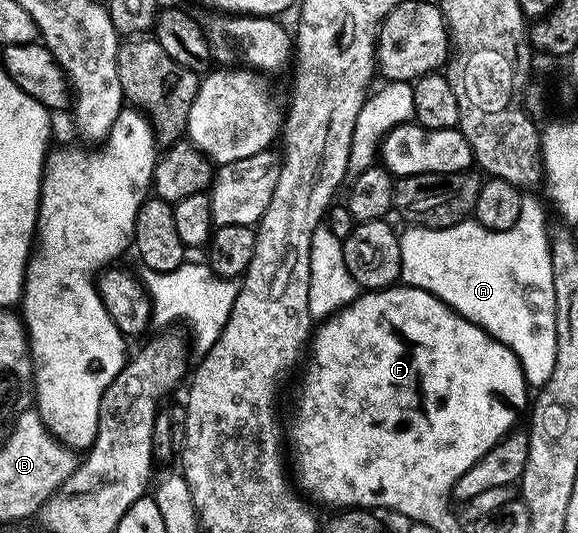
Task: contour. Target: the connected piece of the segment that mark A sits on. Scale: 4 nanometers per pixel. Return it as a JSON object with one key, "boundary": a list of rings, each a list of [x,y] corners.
{"boundary":[[[525,198],[518,222],[505,232],[484,232],[475,219],[463,220],[449,228],[408,226],[399,233],[402,250],[400,275],[405,285],[434,294],[459,316],[474,321],[498,342],[502,342],[520,359],[524,381],[529,389],[538,390],[554,374],[556,335],[554,334],[554,282],[550,270],[550,246],[544,208],[536,200]]]}

